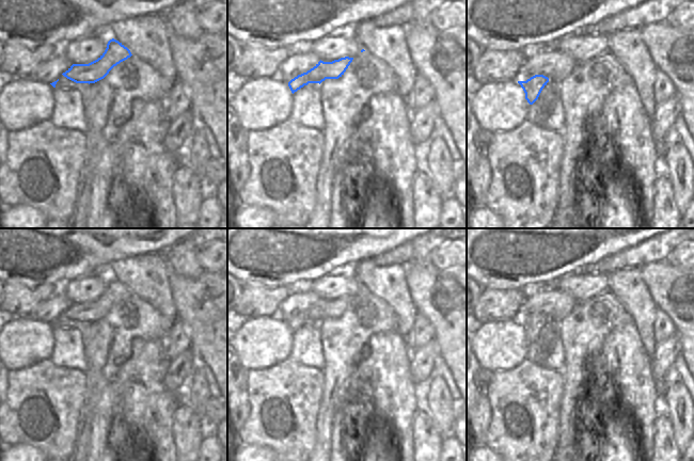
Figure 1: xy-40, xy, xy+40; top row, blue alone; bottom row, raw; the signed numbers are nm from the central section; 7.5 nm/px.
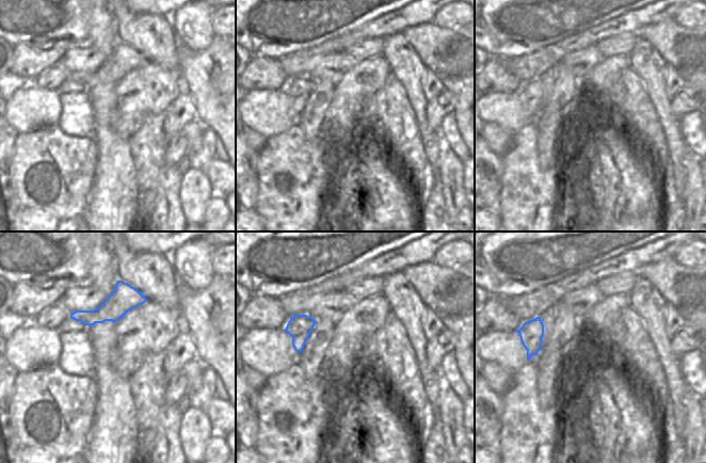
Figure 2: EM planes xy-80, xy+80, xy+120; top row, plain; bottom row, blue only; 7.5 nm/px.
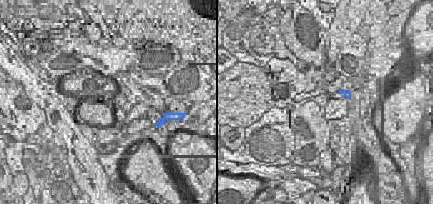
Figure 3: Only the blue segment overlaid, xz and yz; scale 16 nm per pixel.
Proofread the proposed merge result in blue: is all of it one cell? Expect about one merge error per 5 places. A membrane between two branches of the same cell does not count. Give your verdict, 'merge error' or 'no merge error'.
no merge error

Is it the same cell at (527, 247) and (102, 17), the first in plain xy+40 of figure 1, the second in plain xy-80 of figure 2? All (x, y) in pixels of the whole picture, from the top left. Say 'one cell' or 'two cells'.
two cells

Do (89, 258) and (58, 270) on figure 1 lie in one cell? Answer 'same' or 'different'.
same

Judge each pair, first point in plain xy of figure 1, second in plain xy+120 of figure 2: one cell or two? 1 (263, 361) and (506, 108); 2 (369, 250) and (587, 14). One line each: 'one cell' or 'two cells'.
1: one cell
2: one cell

